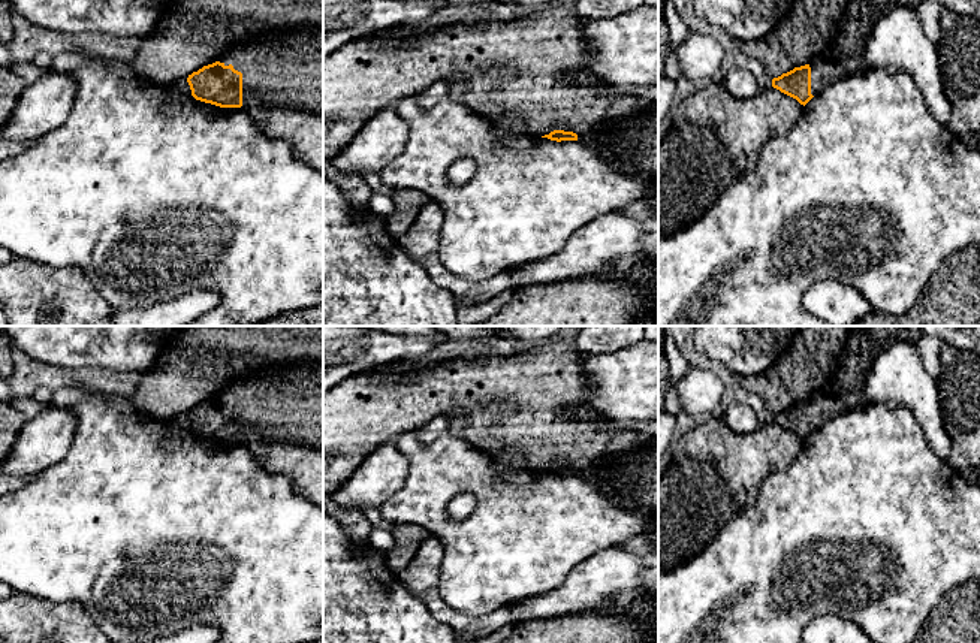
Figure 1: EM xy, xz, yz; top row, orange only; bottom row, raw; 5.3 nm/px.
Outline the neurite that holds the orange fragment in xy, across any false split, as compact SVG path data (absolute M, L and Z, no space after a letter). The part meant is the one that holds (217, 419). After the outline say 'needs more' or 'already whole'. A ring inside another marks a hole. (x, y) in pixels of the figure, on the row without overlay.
M286 362L250 372L232 381L220 393L189 410L187 417L196 435L220 443L287 443L323 450L323 362Z; needs more

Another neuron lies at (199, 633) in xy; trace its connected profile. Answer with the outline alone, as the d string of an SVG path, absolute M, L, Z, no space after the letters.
M195 625L172 636L163 636L150 643L217 643L221 637L218 627Z

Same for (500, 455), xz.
M495 449L491 452L482 450L482 452L494 458L497 462L504 464L510 468L527 468L527 461L524 459L522 455L510 455L504 449Z

